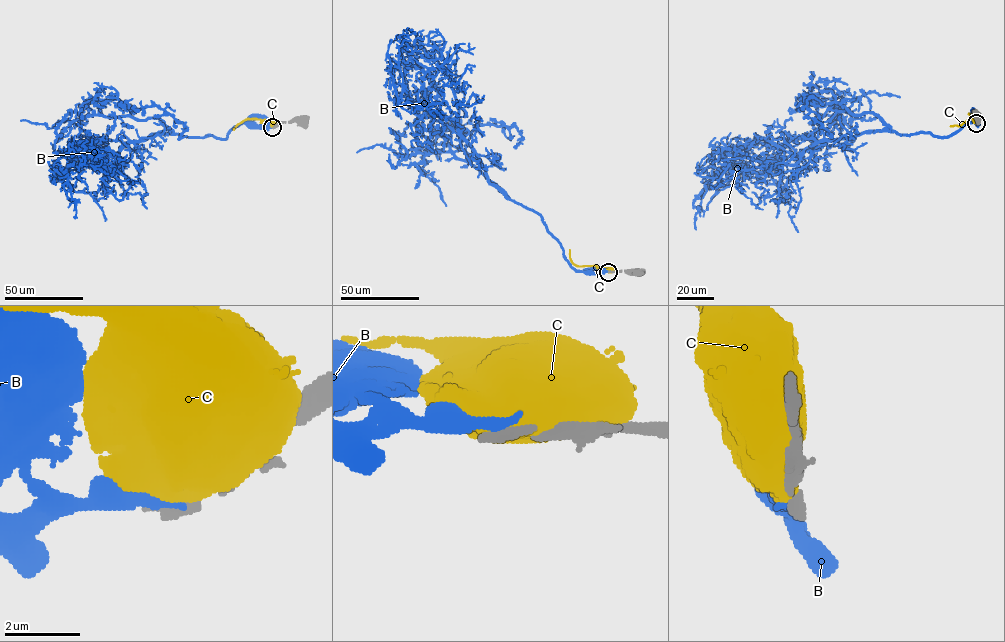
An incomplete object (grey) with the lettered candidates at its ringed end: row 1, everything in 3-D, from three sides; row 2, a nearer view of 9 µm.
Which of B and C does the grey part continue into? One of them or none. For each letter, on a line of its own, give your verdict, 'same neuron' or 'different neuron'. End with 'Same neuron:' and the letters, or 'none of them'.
B: different neuron
C: different neuron
Same neuron: none of them

